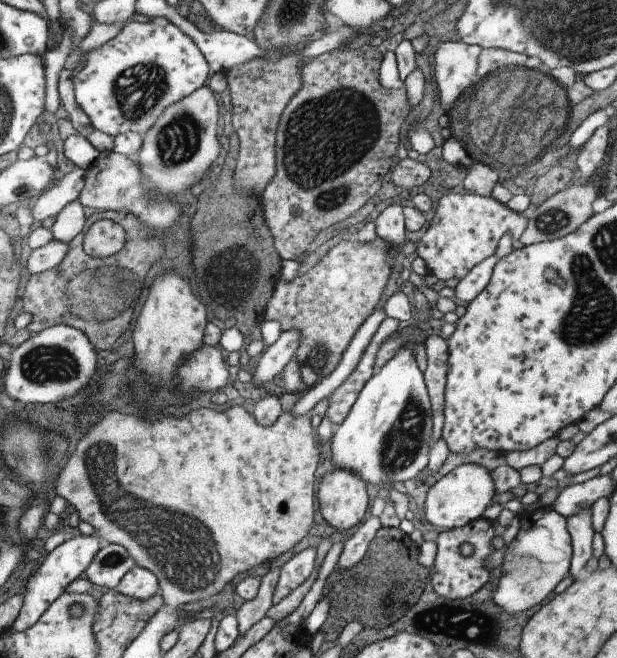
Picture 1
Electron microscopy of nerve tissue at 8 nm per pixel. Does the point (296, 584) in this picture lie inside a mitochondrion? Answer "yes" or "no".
no

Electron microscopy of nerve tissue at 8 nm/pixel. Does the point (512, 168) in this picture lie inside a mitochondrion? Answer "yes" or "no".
yes

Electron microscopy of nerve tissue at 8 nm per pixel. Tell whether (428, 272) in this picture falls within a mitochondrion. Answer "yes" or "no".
no

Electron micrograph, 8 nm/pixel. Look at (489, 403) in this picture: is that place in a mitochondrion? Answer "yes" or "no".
no

